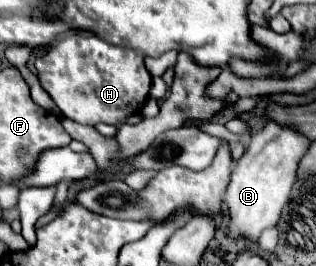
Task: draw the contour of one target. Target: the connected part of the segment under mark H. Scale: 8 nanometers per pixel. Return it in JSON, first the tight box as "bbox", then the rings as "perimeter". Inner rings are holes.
{"bbox":[36,31,152,127],"perimeter":[[[76,31],[62,35],[36,59],[36,73],[40,85],[54,99],[62,115],[82,125],[108,123],[120,127],[130,115],[142,111],[152,85],[142,55],[128,47],[116,47],[100,37],[86,37]]]}

